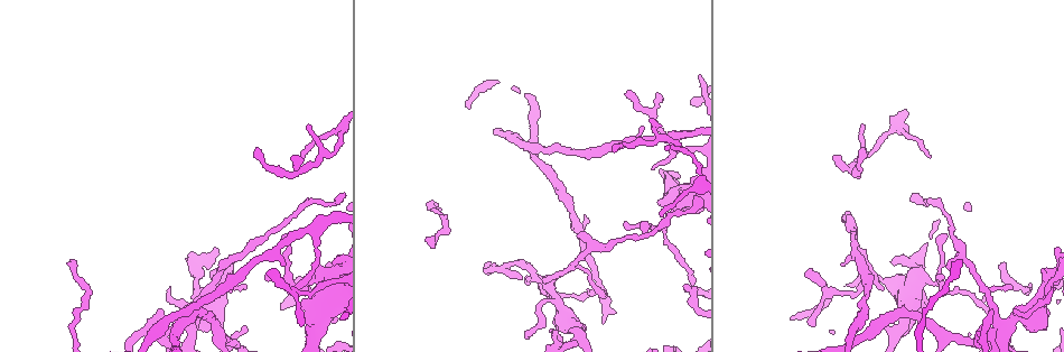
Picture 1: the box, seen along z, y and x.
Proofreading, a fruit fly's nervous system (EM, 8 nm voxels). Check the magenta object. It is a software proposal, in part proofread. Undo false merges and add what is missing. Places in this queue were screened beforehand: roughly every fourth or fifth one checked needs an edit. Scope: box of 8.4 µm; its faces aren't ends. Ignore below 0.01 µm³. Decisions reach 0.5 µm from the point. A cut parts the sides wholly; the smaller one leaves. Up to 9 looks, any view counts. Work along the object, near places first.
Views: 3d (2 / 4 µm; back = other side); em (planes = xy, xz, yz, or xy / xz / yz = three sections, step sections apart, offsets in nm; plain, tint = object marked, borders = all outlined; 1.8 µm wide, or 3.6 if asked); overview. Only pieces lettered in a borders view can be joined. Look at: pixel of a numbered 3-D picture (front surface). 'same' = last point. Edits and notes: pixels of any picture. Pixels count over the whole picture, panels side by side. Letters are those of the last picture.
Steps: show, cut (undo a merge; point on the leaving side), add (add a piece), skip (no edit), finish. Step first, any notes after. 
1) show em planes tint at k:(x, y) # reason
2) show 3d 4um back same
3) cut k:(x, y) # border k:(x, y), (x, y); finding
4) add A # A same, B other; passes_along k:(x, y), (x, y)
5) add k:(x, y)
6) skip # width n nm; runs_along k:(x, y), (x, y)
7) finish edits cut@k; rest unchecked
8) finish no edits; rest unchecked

show em planes borders at 1:(550, 286) # narrows sharply

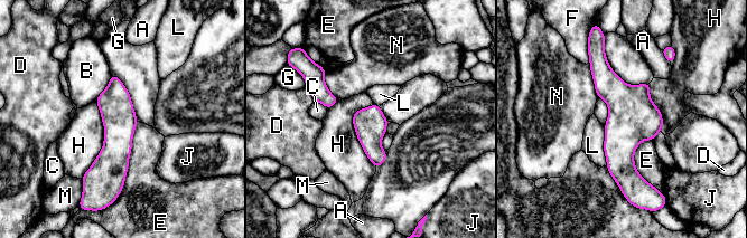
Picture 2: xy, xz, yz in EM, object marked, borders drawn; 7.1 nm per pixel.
skip # width 240 nm; A other, B other, C other, D other, E other, F other, G other, H other, J other, L other, M other, N other; border 2:(138, 122), (124, 184), (115, 198); continuous, no second neuron

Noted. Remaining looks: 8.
show em planes borders at 1:(310, 283) # small branch off a trunk

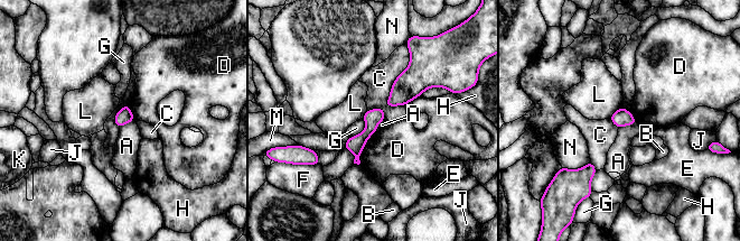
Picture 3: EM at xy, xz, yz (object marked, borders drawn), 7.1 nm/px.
skip # width 110 nm; longest_contact C 420 nm; A other, B other, C other, D other, E other, F other, G other, H other, J other, K other, L other, M other, N other; all the same neuron

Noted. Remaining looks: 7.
show 3d 4um at 1:(627, 93) # free end

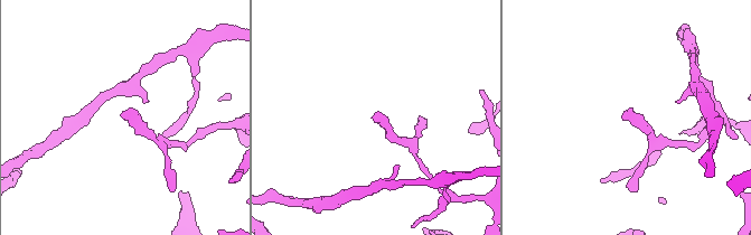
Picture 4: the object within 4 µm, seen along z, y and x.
show em planes borders at 4:(127, 114)

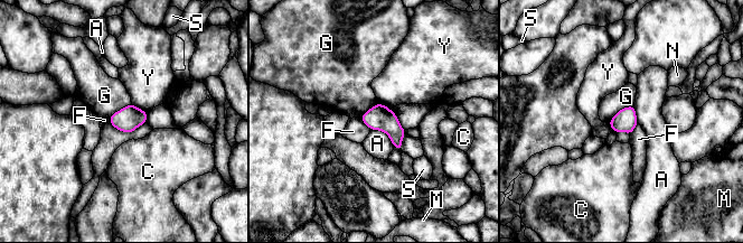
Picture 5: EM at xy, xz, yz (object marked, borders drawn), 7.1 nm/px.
skip # A other, C other, F other, G other, M other, N other, S other, Y other; border 5:(633, 104), (620, 109), (608, 122); none of them fits

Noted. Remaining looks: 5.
show 3d 4um back at 1:(296, 155) # free end

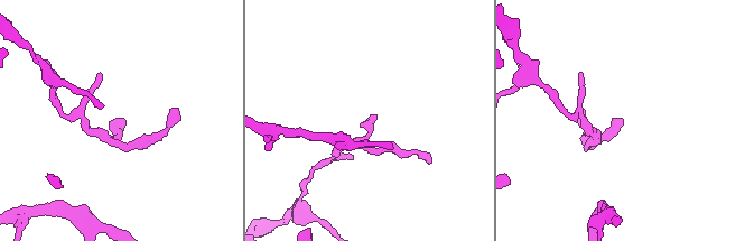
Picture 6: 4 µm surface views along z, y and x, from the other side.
show em planes borders at 6:(618, 120) # now the EM

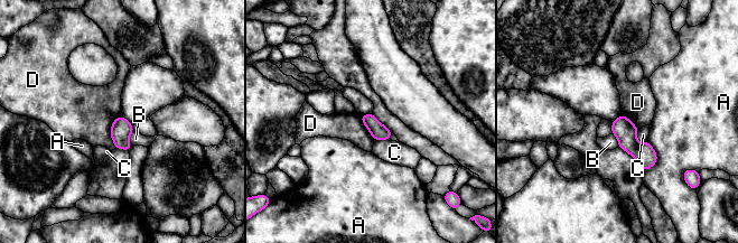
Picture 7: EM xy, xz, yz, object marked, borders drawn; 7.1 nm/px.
skip # longest_contact D 260 nm; A other, B other, C other, D other; no lettered piece goes on from it

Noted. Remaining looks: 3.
finish no edits; rest unchecked

